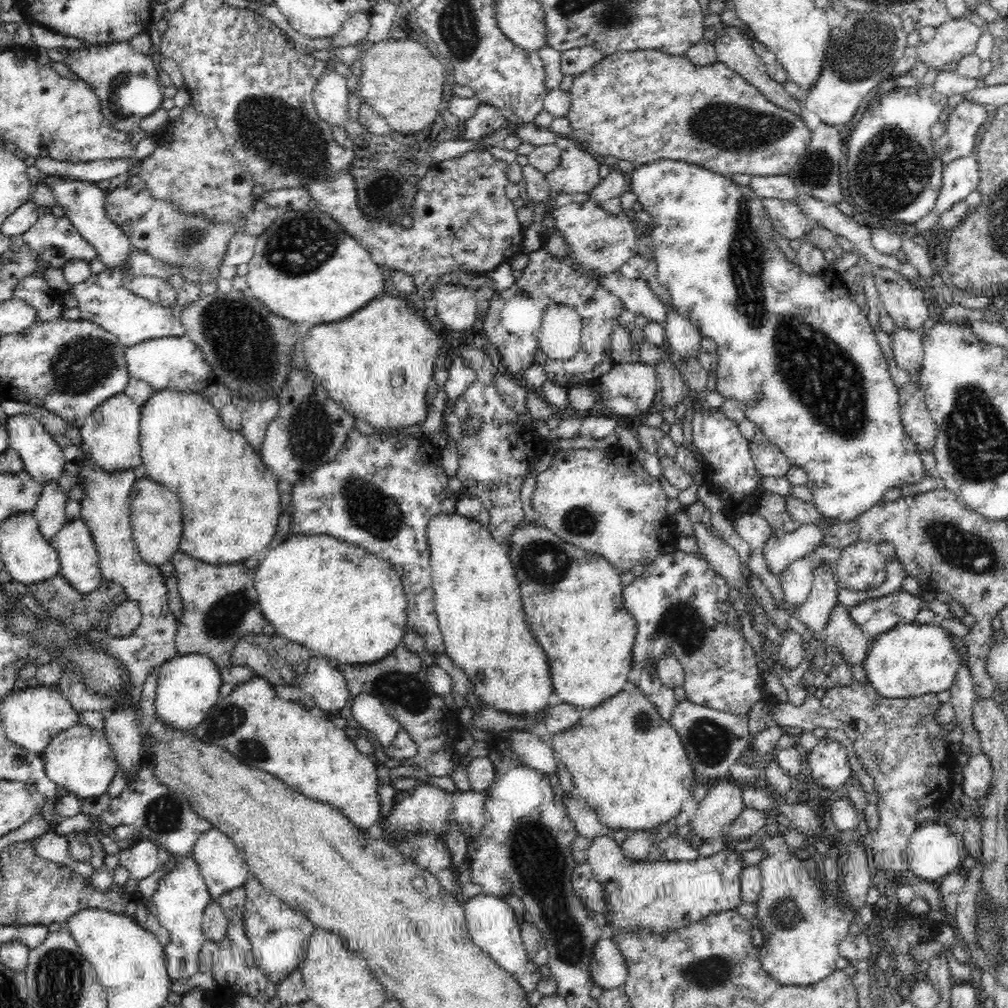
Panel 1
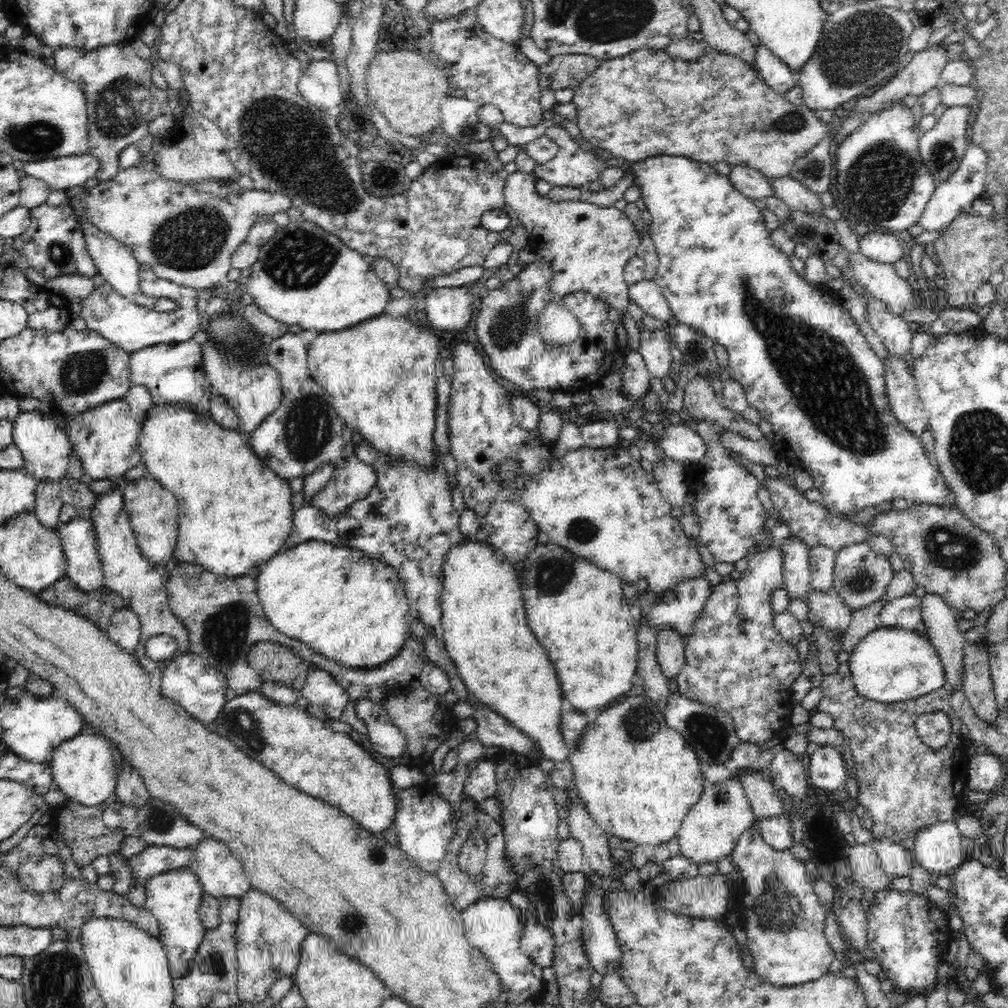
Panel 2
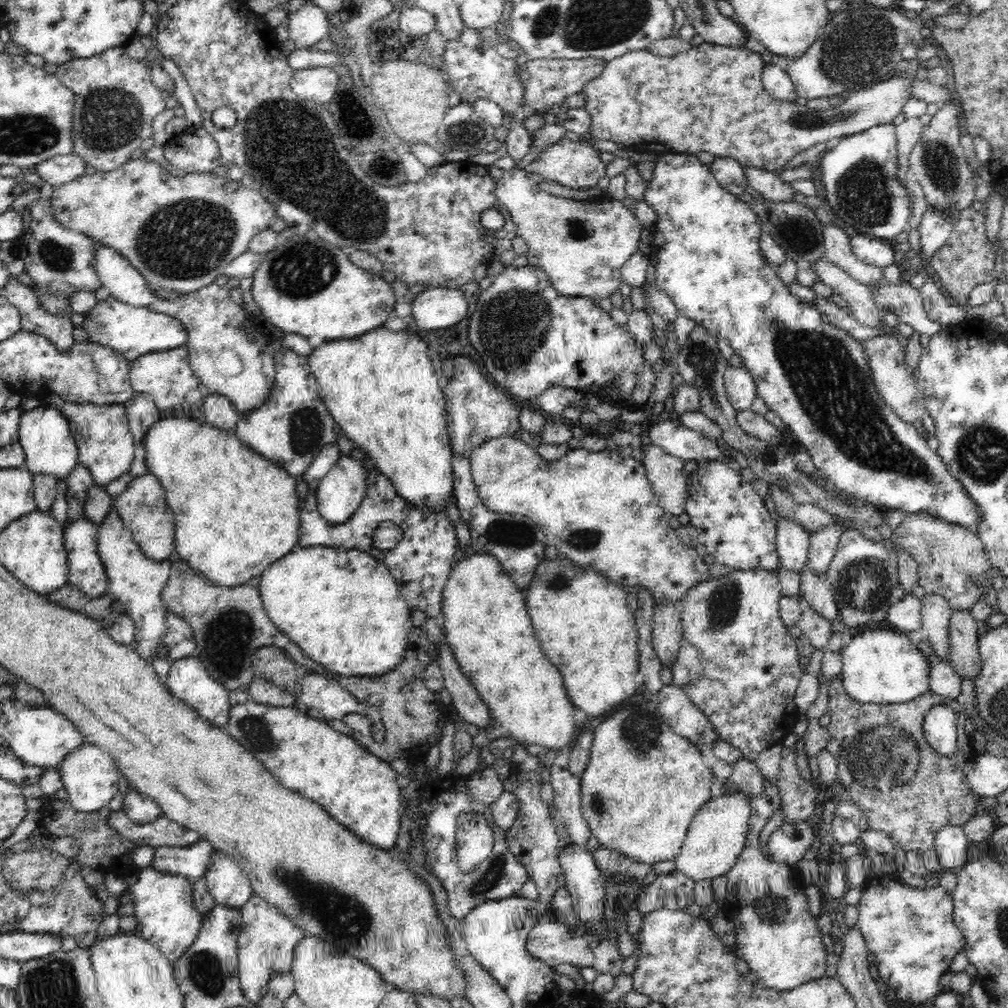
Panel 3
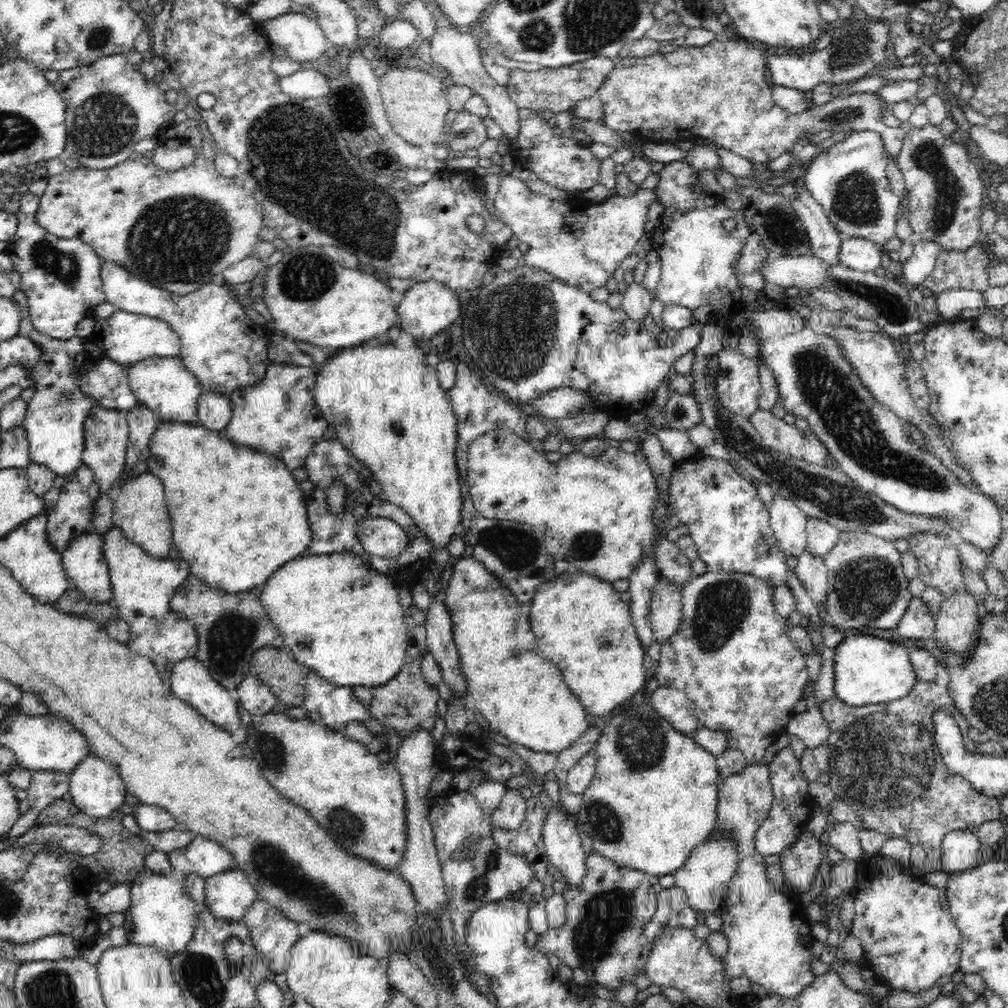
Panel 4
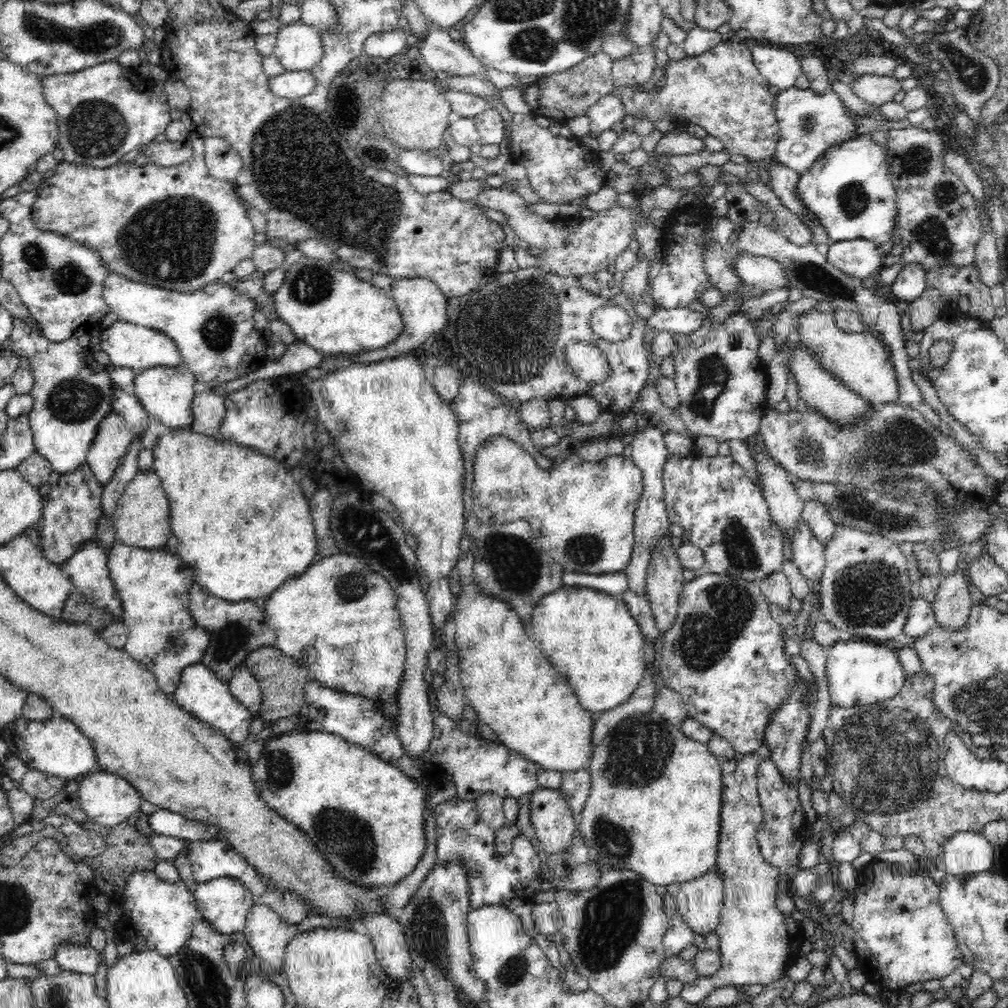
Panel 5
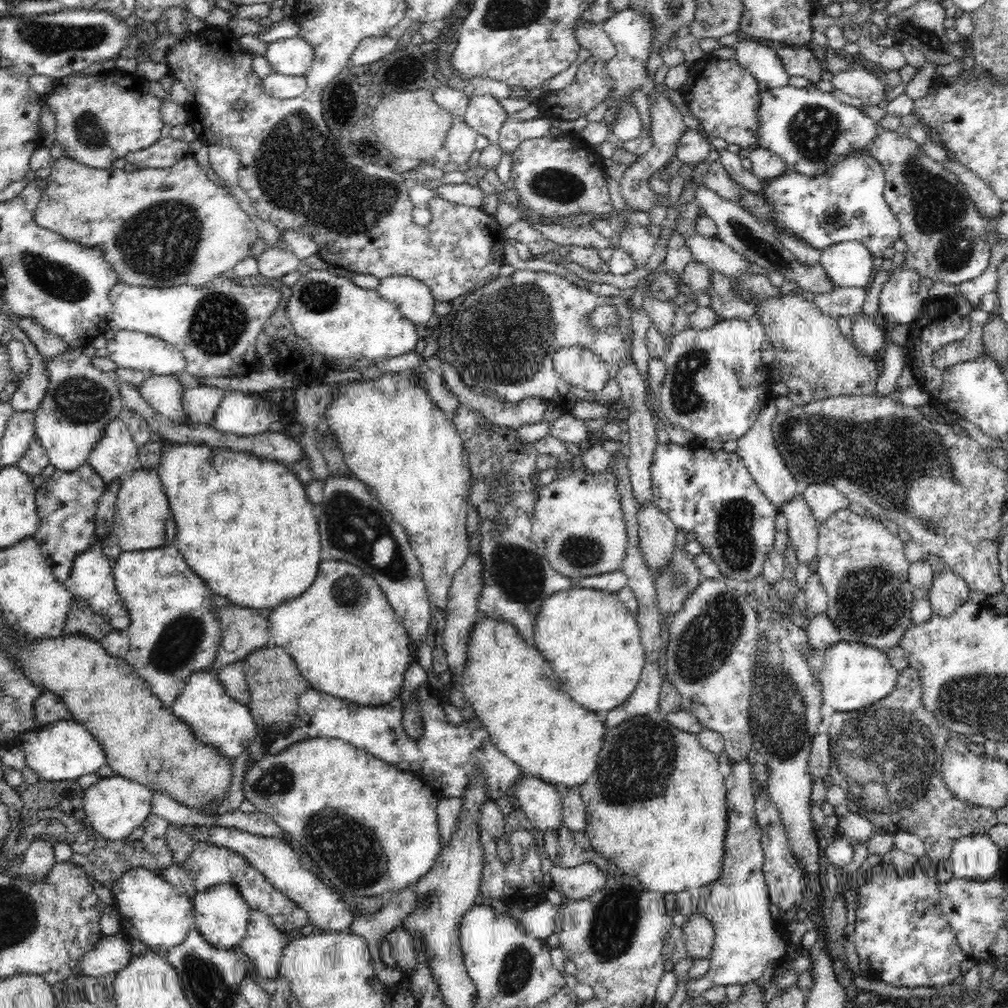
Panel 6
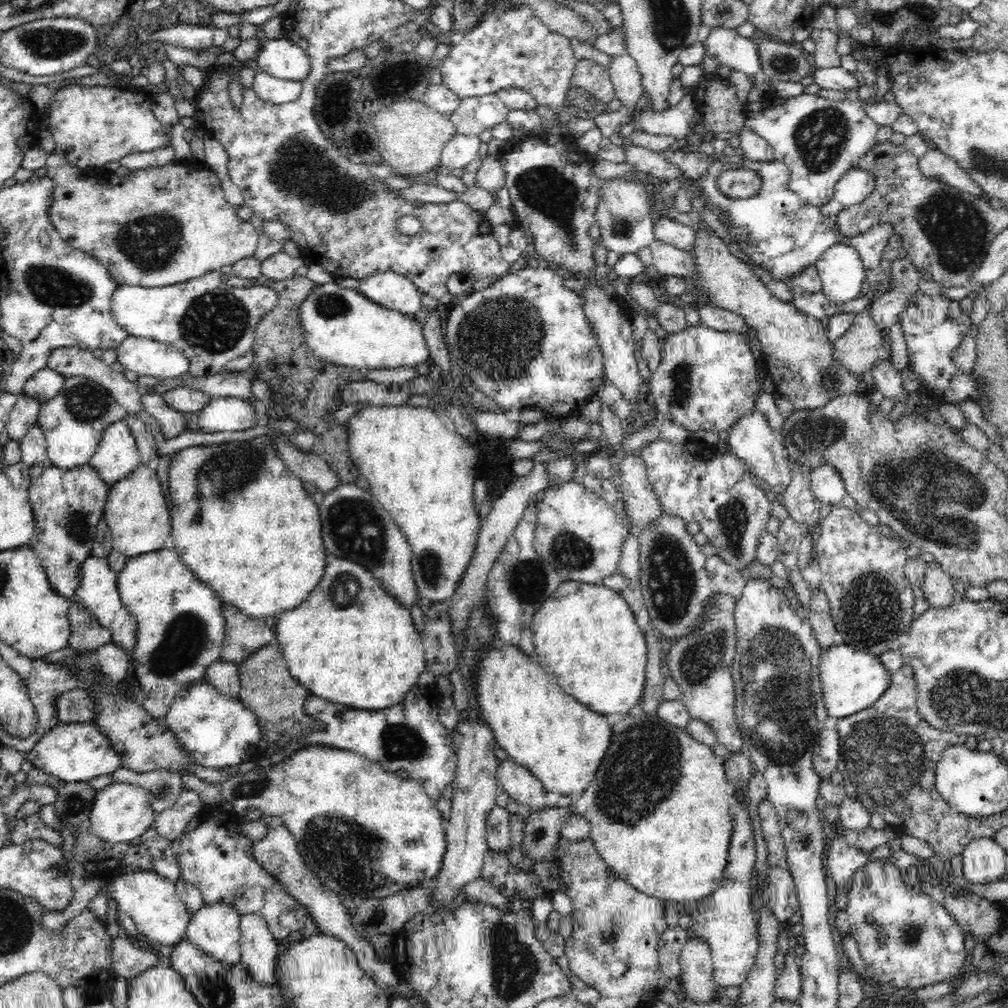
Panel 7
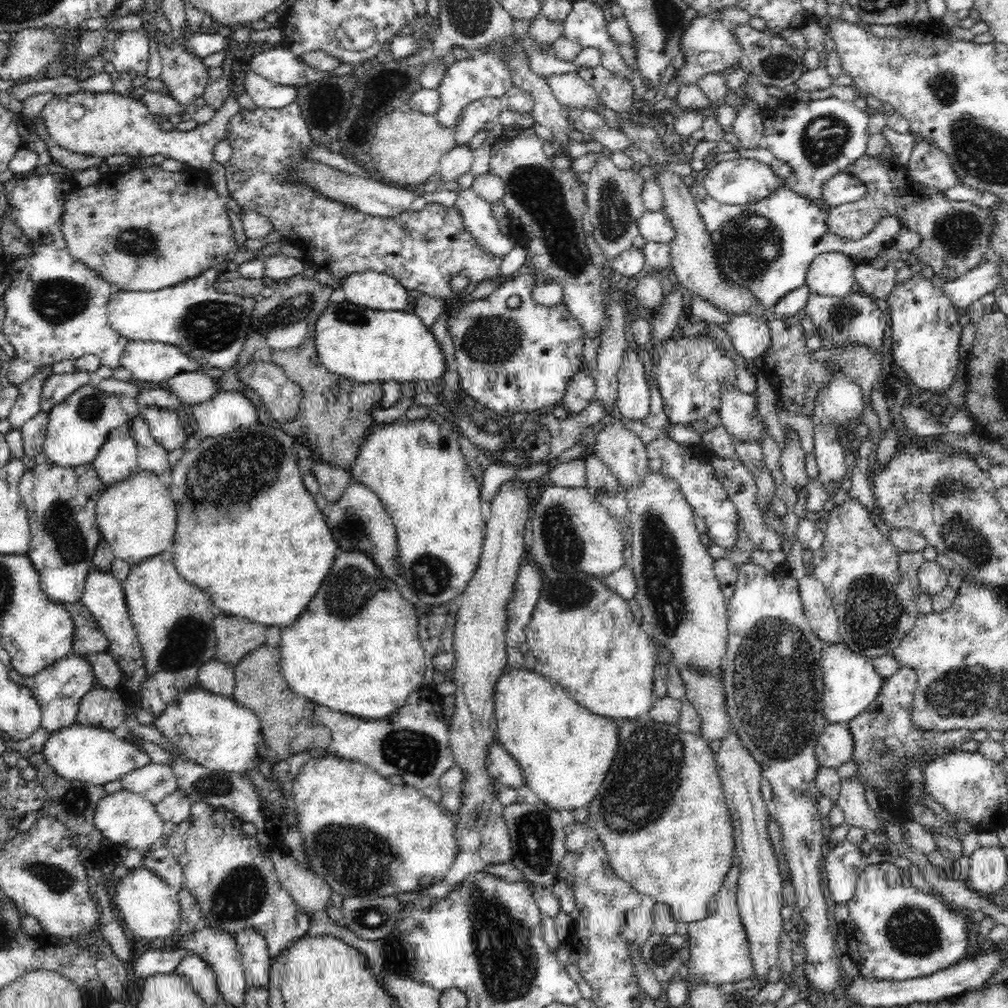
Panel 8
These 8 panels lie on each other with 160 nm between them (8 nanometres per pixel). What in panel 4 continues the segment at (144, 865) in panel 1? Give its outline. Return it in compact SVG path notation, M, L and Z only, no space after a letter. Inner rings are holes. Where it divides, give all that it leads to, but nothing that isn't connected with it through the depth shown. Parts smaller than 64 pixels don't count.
M196 835L188 846L168 854L173 874L180 877L198 874L213 877L222 871L238 869L230 852L209 838Z

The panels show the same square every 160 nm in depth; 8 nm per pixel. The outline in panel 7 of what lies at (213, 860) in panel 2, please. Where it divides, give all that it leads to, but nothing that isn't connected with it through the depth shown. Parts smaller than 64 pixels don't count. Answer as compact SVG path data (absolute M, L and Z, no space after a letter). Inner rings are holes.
M204 903L191 916L187 927L186 941L194 943L200 950L210 956L226 963L228 966L236 965L241 961L241 915L232 903Z

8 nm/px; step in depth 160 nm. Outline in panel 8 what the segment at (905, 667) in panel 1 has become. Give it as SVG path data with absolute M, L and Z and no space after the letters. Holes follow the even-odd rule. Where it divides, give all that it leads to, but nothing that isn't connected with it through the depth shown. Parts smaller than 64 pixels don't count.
M843 642L826 645L821 654L823 670L823 711L826 724L847 723L880 694L885 678L878 674L871 658L854 652Z

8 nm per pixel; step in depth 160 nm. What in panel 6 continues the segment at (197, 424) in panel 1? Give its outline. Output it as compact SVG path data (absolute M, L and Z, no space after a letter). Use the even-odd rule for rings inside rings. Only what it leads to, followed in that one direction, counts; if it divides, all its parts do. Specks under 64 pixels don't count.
M170 443L162 450L158 470L177 526L174 545L187 566L202 578L214 595L226 597L240 607L260 611L296 598L314 582L318 564L323 561L319 526L316 518L312 518L314 504L308 500L305 486L291 467L246 452Z

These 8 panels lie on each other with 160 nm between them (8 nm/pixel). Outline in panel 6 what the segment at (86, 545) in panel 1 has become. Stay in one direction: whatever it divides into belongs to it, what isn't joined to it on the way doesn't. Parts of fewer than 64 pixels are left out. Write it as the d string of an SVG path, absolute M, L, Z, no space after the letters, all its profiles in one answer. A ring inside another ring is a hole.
M98 540L84 554L79 554L74 559L67 579L64 584L74 597L83 598L96 614L100 614L110 621L112 628L119 631L127 630L130 622L129 612L124 601L119 597L118 591L116 591L113 563L104 554Z

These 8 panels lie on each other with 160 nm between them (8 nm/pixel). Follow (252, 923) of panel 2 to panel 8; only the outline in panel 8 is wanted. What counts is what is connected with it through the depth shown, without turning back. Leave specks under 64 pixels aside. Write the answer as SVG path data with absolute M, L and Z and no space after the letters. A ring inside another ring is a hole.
M244 928L236 934L236 942L241 954L241 963L246 982L252 987L268 987L272 957L268 953L266 939L254 928Z

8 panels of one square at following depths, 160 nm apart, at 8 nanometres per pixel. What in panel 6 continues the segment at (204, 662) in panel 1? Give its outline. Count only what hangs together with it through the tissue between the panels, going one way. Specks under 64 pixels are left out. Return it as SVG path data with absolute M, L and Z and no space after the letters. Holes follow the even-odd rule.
M213 670L192 674L171 709L174 715L178 715L194 731L194 738L216 747L224 757L232 761L252 744L258 733L250 707L230 698Z

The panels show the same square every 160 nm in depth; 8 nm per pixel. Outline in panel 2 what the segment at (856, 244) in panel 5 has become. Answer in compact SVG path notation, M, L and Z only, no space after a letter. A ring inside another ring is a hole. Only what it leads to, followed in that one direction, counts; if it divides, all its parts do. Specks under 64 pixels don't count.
M868 231L860 238L860 252L874 260L874 262L894 264L902 258L902 246L900 240L893 233L878 233L878 231Z

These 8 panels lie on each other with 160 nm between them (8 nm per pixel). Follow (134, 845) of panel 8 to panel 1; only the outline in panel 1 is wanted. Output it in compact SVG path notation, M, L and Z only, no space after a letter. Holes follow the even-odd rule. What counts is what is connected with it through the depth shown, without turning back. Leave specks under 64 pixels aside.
M74 723L66 730L58 731L40 755L50 781L62 792L70 793L82 800L102 796L117 773L116 755L106 733L82 723Z

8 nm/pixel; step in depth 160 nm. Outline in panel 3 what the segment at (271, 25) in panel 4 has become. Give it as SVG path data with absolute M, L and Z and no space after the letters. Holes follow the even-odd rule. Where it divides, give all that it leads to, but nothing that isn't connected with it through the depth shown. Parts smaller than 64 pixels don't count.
M307 1L287 18L289 39L302 48L320 47L328 38L330 30L330 13L320 9L314 1Z

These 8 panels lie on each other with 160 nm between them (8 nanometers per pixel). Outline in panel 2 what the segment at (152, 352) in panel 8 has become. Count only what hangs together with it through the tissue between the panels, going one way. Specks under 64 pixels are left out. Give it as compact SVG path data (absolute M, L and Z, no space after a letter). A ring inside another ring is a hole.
M162 278L160 288L168 288L166 298L174 298L179 306L177 310L168 313L149 310L139 306L130 299L124 298L108 283L95 286L94 290L81 302L80 316L89 330L94 330L121 350L129 353L156 346L156 344L180 344L191 340L201 330L201 312L199 309L199 290L180 286L176 282L168 282Z

